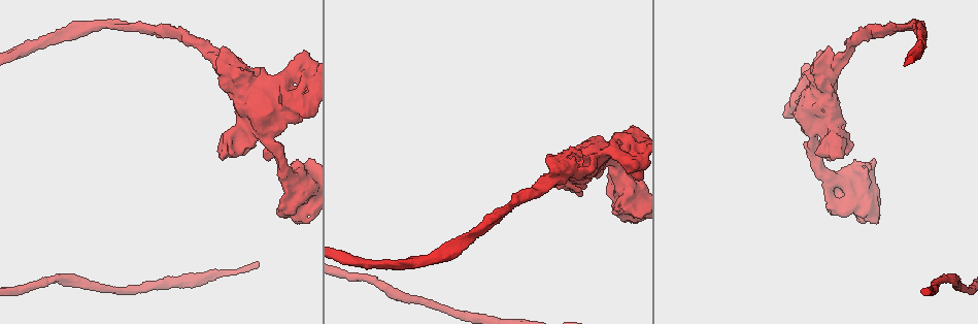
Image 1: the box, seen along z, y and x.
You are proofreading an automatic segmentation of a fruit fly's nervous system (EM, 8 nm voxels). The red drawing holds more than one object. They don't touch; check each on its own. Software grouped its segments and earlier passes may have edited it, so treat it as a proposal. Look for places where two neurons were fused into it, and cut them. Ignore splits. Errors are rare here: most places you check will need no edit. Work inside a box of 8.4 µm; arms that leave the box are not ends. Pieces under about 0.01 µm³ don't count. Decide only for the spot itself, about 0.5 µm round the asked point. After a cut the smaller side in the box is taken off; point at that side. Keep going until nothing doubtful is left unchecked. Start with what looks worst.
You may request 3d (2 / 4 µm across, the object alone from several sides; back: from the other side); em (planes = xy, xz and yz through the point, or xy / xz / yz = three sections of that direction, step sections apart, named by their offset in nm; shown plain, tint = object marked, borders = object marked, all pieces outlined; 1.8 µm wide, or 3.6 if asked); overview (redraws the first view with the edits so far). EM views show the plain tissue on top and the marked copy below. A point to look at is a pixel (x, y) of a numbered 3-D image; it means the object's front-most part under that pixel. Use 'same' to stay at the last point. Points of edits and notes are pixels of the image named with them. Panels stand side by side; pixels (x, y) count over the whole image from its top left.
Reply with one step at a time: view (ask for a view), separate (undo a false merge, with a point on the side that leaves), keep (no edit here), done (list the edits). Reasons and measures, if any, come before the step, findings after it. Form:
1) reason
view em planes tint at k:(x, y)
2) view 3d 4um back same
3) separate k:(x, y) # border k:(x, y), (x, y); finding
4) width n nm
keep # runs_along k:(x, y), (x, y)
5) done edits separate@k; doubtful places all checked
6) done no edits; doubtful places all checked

sudden change in width
view 3d 4um at 1:(825, 108)

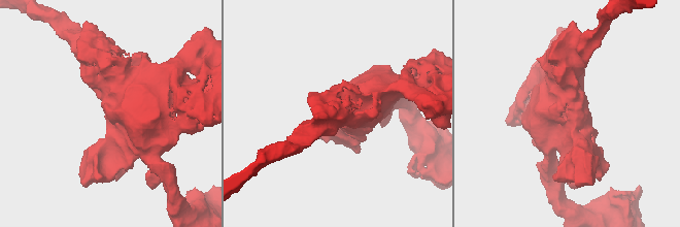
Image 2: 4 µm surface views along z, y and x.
need the tissue
view em 3.6um planes tint at 2:(111, 107)

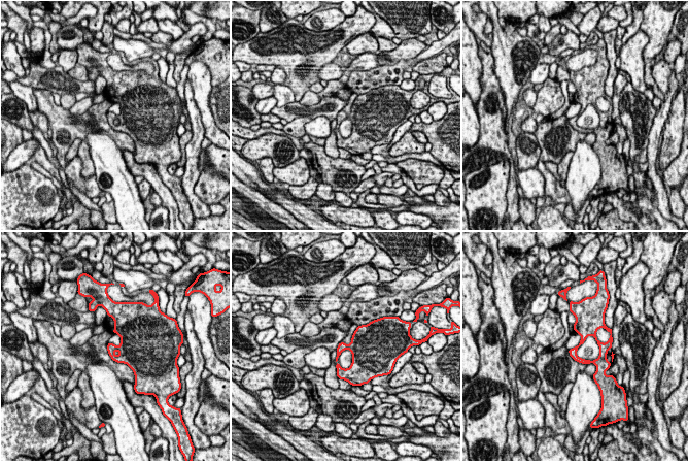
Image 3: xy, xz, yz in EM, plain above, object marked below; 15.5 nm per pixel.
keep # continuous, no second neuron

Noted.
sharp bend
view 3d 2um at 1:(805, 77)

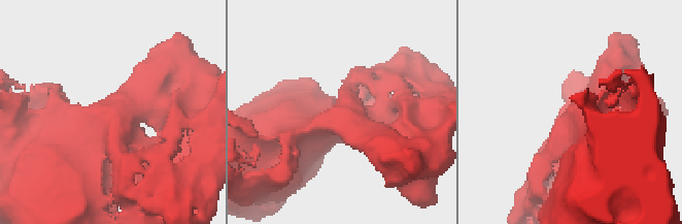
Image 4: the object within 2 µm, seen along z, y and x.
shape alone is not enough
view em planes tint at 4:(358, 120)

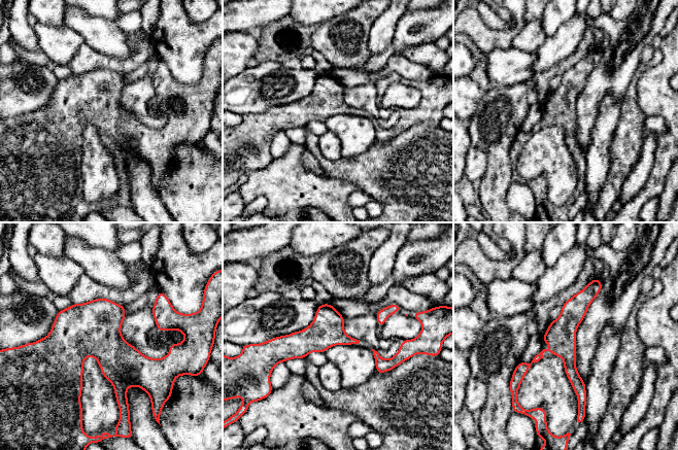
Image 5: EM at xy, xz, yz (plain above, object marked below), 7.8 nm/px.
width 240 nm
keep # runs_along 5:(595, 282), (568, 321), (580, 399); continuous, no second neuron

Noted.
abrupt turn
view 3d 4um at 1:(302, 168)

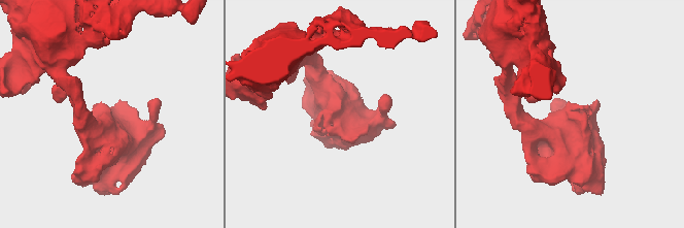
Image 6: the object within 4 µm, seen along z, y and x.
shape alone is not enough
view em 3.6um planes tint at 6:(589, 121)

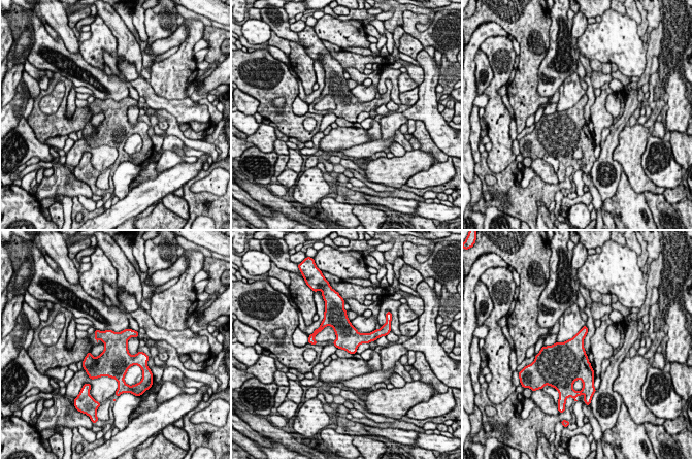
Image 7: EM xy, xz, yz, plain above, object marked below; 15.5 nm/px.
width 380 nm
keep # one neuron here

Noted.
calibre changes
view 3d 4um at 1:(299, 117)

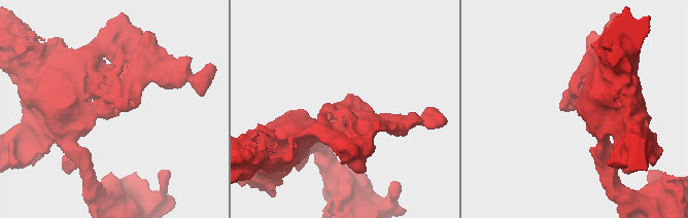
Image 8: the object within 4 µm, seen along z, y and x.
shape alone is not enough
view em planes tint at 8:(113, 105)

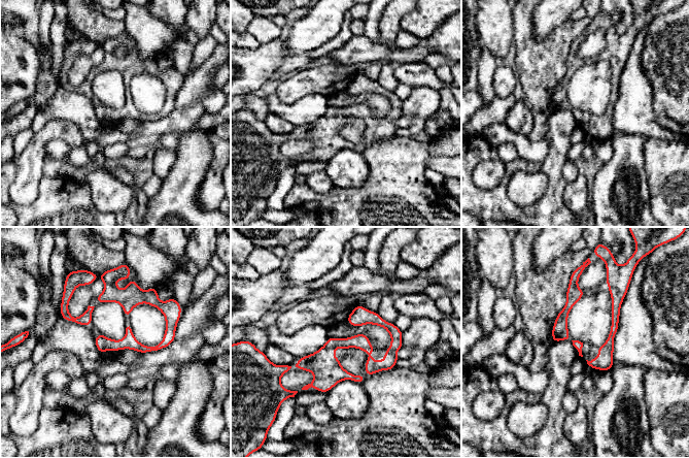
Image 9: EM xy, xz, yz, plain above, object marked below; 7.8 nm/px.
keep # continuous, no second neuron

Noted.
abrupt turn
view em yz step 4 tint at 1:(861, 210)

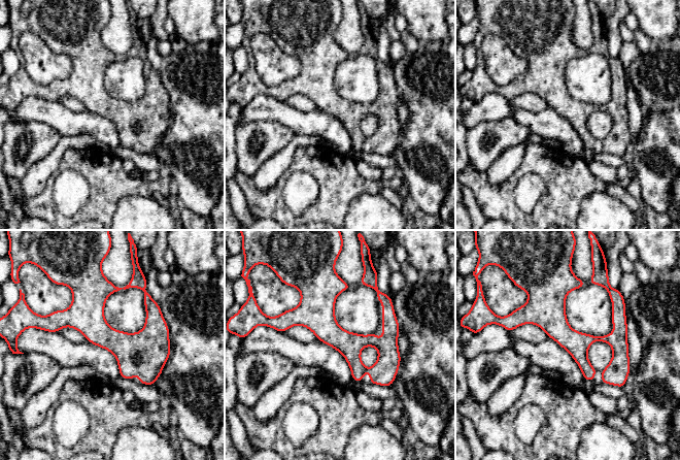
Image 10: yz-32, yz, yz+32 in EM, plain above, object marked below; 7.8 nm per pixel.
view em planes tint same

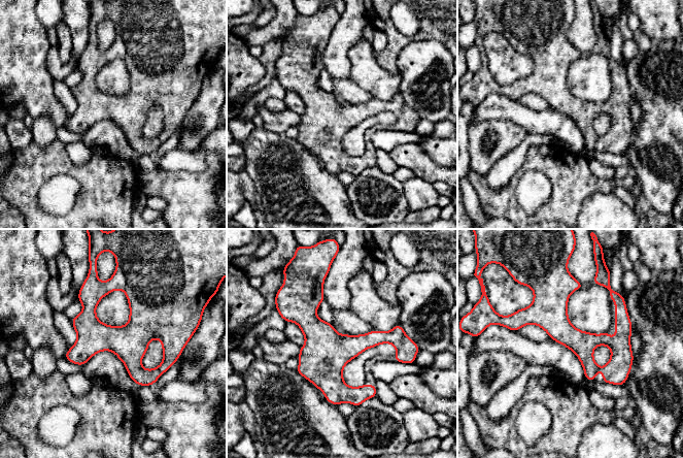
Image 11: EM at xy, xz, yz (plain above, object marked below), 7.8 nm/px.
keep # runs_along 11:(287, 317), (328, 342), (404, 339); all the same neuron

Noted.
done no edits; doubtful places all checked

